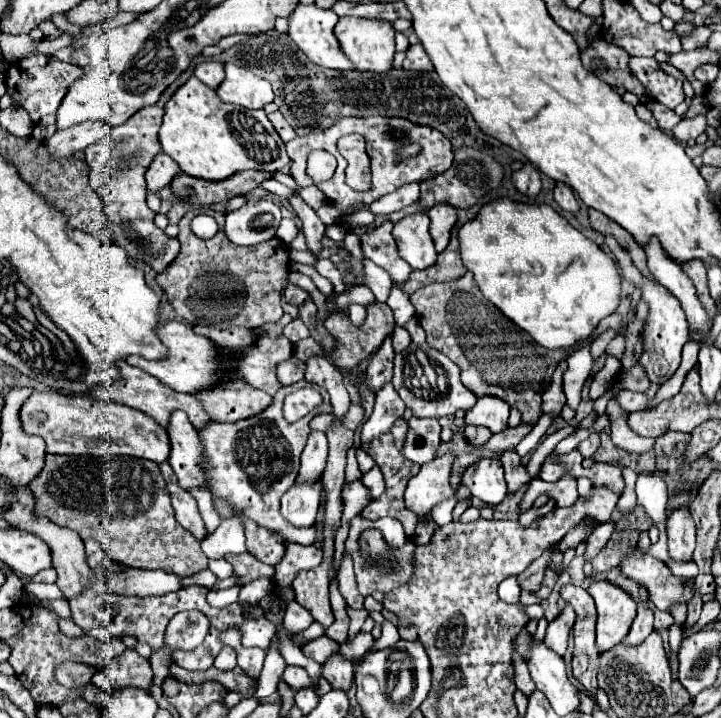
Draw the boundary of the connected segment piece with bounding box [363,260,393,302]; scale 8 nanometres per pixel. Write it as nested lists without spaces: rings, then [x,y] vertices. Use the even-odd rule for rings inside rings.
[[[363,260],[363,285],[371,288],[371,292],[375,294],[377,300],[385,300],[385,294],[389,292],[391,286],[391,278],[389,274],[385,274],[385,270],[377,268],[373,262]]]

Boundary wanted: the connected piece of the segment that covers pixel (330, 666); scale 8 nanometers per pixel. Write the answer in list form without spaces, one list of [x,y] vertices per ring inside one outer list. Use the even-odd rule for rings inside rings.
[[[335,650],[323,662],[323,676],[329,680],[333,688],[349,690],[353,680],[353,664],[341,654],[341,650]]]

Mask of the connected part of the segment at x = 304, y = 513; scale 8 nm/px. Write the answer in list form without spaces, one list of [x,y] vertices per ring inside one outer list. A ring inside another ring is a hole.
[[[321,482],[295,484],[281,498],[281,516],[295,528],[313,526],[321,504]]]

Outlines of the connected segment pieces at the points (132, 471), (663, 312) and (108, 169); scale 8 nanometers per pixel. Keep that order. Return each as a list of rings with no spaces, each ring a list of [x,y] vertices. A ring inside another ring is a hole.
[[[47,454],[45,468],[31,482],[37,514],[57,526],[75,530],[83,540],[95,538],[105,554],[131,568],[165,570],[191,576],[207,568],[201,542],[173,514],[165,480],[151,460],[133,456],[59,456]]]
[[[605,236],[605,244],[611,248],[611,252],[615,254],[615,258],[617,258],[617,262],[619,262],[619,268],[621,268],[621,272],[623,272],[623,278],[629,282],[629,284],[633,284],[635,288],[641,288],[641,292],[643,292],[643,300],[647,302],[647,306],[649,306],[649,314],[647,314],[647,318],[643,320],[643,326],[641,326],[641,332],[639,332],[639,336],[641,336],[641,342],[643,342],[643,354],[639,356],[639,364],[643,366],[643,370],[645,370],[645,374],[647,374],[647,378],[651,380],[651,382],[655,382],[655,384],[663,384],[665,380],[669,380],[671,376],[673,376],[673,372],[679,368],[679,364],[681,364],[681,348],[683,348],[683,344],[689,340],[689,322],[687,322],[687,318],[685,318],[685,312],[681,310],[681,302],[667,290],[667,288],[663,288],[661,284],[657,284],[655,280],[649,280],[649,278],[645,278],[637,268],[635,268],[635,264],[633,264],[633,260],[631,260],[631,256],[625,252],[625,250],[621,250],[621,246],[617,244],[617,240],[613,238],[613,236]]]
[[[147,106],[141,108],[137,114],[133,114],[133,118],[129,118],[125,124],[111,128],[111,134],[101,138],[99,142],[95,142],[93,146],[89,146],[85,150],[87,156],[87,166],[91,168],[89,172],[89,184],[91,188],[101,196],[101,200],[105,202],[105,214],[109,214],[111,222],[123,222],[123,226],[115,226],[115,242],[127,250],[129,258],[133,260],[145,260],[147,264],[153,266],[155,272],[165,270],[175,256],[179,254],[179,242],[175,238],[167,238],[163,230],[159,230],[153,224],[153,216],[155,212],[145,204],[145,196],[147,196],[147,186],[145,186],[145,172],[153,160],[153,156],[157,152],[161,152],[161,146],[157,142],[157,130],[161,126],[161,116],[163,116],[163,108],[159,106]]]

